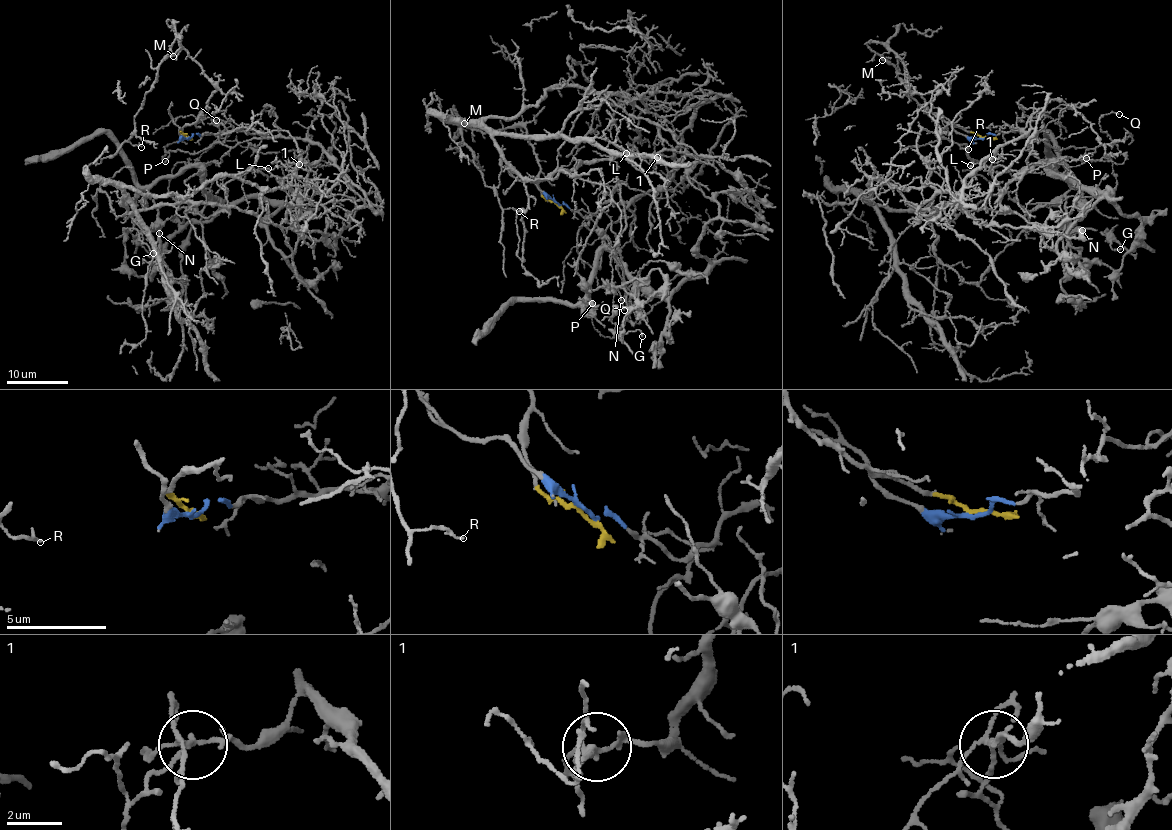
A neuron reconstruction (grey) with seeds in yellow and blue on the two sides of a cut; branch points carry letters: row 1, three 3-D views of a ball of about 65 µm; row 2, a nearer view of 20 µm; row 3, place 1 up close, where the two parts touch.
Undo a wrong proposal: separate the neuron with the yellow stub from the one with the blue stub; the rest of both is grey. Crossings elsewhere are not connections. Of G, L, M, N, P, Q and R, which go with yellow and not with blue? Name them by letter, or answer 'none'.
M, R

